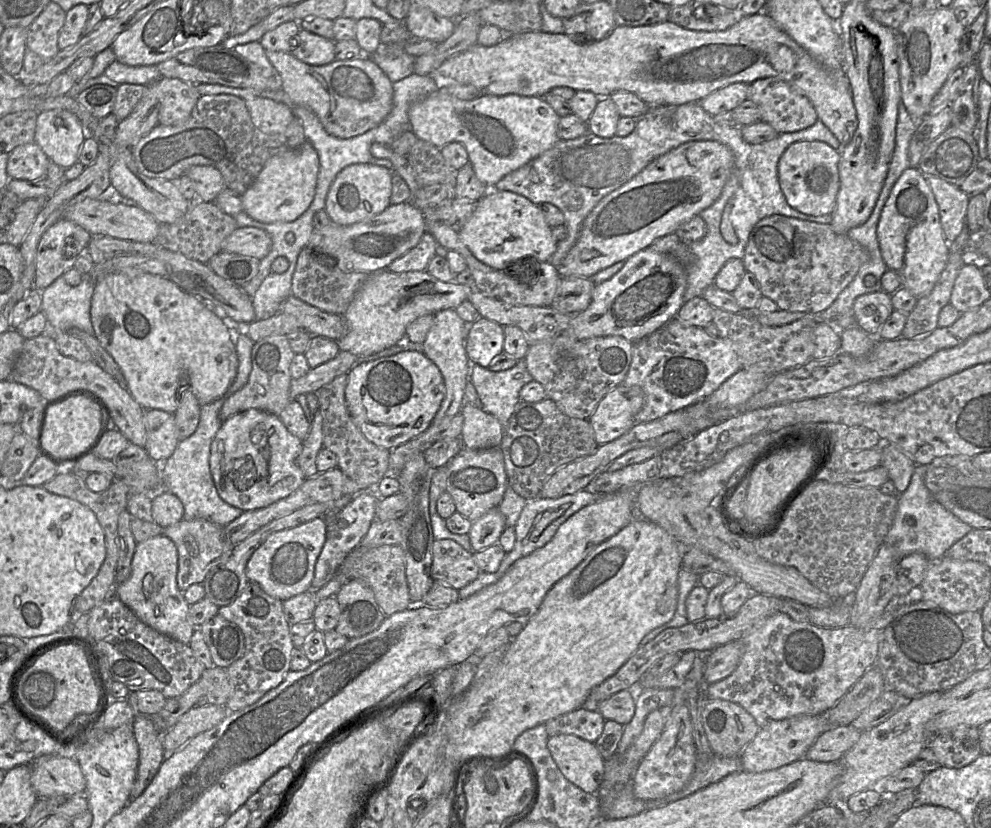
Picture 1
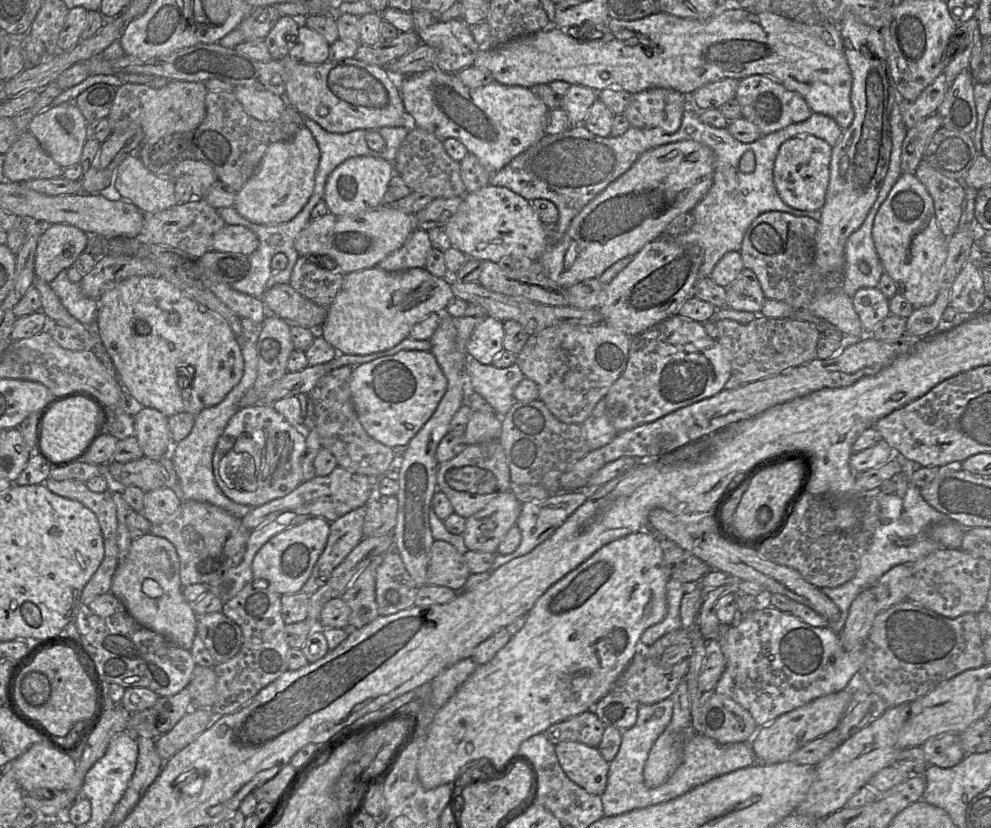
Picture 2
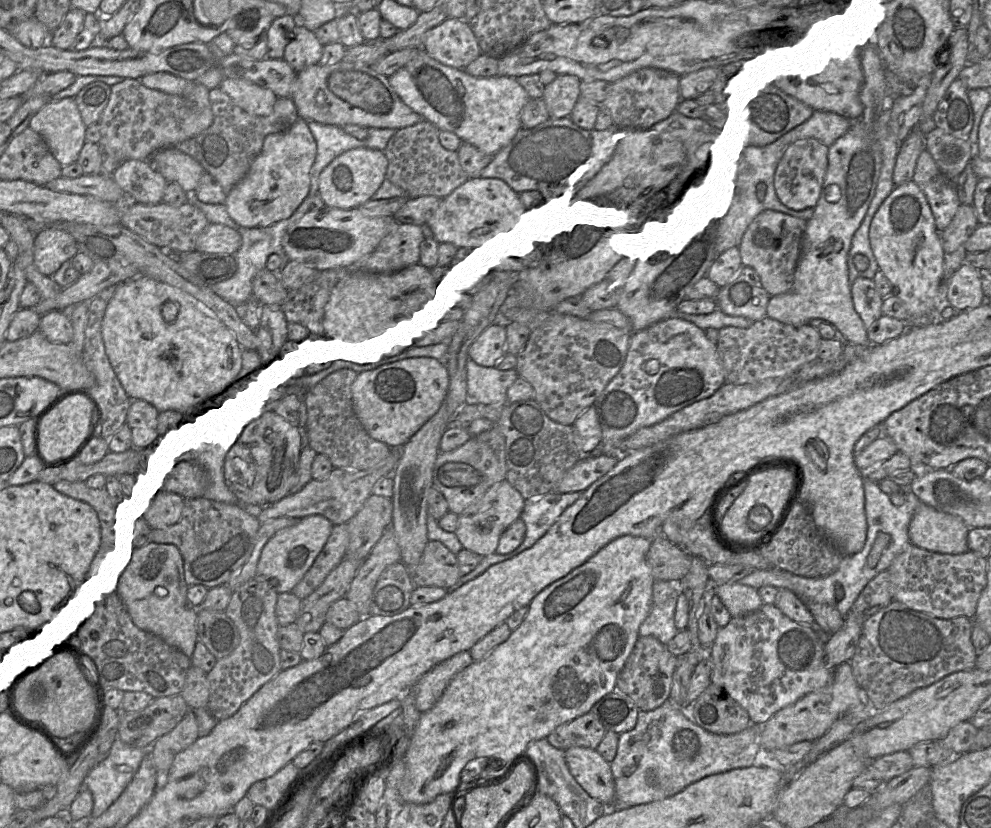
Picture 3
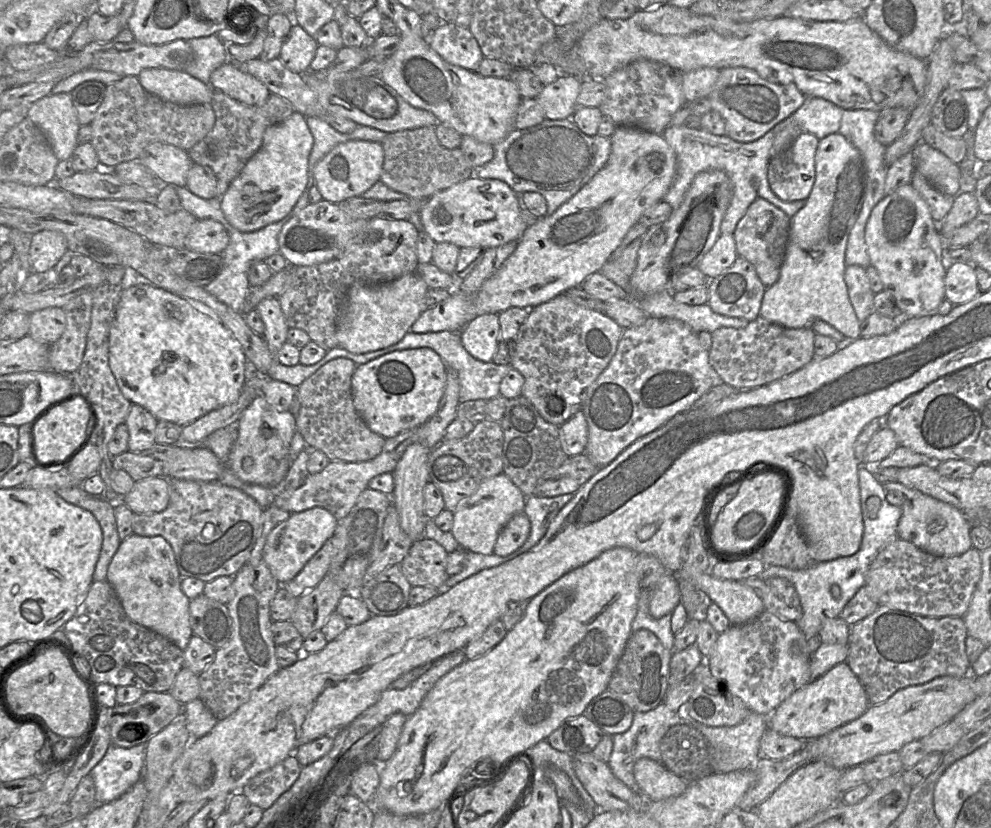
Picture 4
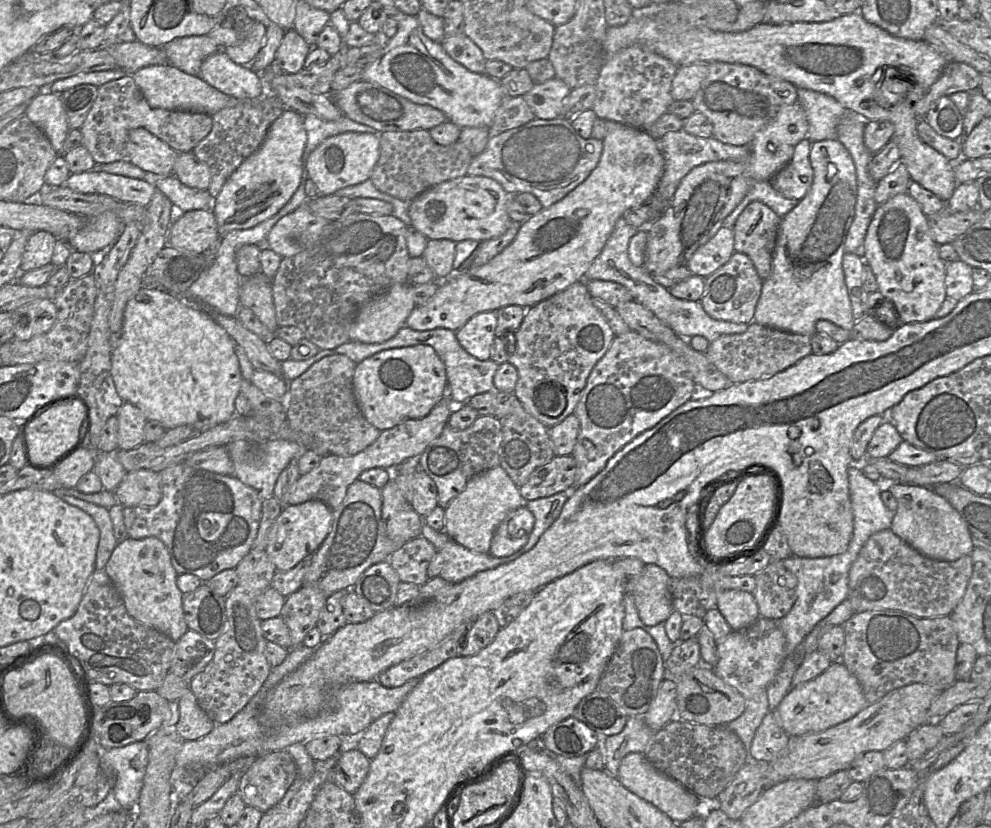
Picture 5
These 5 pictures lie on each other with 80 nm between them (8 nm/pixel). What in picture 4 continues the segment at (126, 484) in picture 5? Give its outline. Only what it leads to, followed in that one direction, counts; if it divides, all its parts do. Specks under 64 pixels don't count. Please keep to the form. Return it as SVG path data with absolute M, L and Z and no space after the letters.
M149 477L135 482L121 502L134 514L147 514L164 511L168 506L169 498L168 479Z

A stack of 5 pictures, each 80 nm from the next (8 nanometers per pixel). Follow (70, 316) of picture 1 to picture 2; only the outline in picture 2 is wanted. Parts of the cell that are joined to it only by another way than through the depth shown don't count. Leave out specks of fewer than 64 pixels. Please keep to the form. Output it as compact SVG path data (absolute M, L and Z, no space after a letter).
M67 269L62 270L49 284L66 310L76 320L88 326L96 319L96 299L83 294L80 282L73 283L68 279Z

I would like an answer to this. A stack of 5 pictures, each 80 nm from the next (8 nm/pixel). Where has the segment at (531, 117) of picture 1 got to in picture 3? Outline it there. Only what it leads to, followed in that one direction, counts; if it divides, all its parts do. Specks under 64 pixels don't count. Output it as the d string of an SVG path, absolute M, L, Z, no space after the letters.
M422 51L388 77L401 100L440 131L457 135L482 152L494 156L522 128L520 115L531 99L527 91L510 76L474 77L464 69L443 65Z

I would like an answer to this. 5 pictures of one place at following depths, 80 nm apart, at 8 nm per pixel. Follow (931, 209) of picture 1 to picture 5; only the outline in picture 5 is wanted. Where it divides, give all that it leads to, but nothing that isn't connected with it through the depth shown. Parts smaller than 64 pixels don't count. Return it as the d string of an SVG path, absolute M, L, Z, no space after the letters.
M908 193L897 194L877 206L865 236L863 259L876 277L878 291L893 304L897 325L928 321L935 317L944 302L946 264L939 256L938 246L931 236L928 216Z

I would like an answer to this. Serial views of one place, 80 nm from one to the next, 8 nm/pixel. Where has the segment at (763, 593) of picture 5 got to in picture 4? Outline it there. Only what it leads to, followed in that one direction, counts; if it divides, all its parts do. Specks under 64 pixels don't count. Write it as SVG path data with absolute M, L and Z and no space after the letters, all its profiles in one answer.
M780 577L769 578L765 582L769 591L762 598L764 610L786 621L796 622L801 619L803 611L793 584Z

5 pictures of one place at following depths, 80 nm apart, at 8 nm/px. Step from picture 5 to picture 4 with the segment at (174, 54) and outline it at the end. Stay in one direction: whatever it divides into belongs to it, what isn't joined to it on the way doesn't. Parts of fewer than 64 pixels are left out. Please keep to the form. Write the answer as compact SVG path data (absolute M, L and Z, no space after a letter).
M216 34L186 41L194 52L194 60L185 72L210 85L211 74L228 61L228 48L234 43L220 40Z

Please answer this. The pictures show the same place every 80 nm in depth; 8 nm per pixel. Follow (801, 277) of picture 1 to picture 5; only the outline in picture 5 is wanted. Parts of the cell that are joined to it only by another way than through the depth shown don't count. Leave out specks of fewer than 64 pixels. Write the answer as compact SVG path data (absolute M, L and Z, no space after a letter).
M754 201L734 225L734 249L746 254L762 280L772 271L773 252L781 218L767 205Z

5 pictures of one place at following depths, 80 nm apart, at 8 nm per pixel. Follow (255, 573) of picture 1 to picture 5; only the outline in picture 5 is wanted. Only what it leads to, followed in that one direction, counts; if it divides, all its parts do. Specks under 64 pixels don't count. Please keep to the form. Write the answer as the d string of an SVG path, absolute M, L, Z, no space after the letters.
M307 501L299 505L284 506L269 532L265 548L276 570L289 571L306 558L311 558L330 531L333 522L332 511L321 501Z

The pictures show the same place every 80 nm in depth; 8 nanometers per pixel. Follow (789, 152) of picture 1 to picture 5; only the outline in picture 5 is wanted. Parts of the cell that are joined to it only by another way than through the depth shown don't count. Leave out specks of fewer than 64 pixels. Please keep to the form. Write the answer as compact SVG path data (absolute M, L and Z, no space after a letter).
M808 137L802 139L795 146L791 161L771 178L772 187L785 198L800 201L811 188L814 179L809 158L812 144Z

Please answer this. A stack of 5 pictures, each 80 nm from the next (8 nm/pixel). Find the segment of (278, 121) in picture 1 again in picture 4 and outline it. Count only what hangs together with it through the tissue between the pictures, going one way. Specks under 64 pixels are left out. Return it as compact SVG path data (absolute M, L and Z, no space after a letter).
M229 61L211 74L210 86L250 106L263 105L271 94L260 80L242 72Z

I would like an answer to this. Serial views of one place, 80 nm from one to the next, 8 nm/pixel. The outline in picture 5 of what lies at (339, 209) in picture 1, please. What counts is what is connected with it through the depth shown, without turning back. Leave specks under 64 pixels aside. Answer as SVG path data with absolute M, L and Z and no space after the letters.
M347 132L324 140L309 155L306 169L320 196L334 195L339 189L369 180L380 157L380 136Z

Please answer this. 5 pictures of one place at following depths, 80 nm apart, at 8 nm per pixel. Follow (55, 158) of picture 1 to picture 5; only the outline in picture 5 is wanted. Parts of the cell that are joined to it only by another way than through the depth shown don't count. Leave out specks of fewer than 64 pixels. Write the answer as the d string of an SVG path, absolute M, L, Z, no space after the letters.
M49 89L41 91L28 102L25 115L43 131L58 155L62 155L70 128L59 94Z

